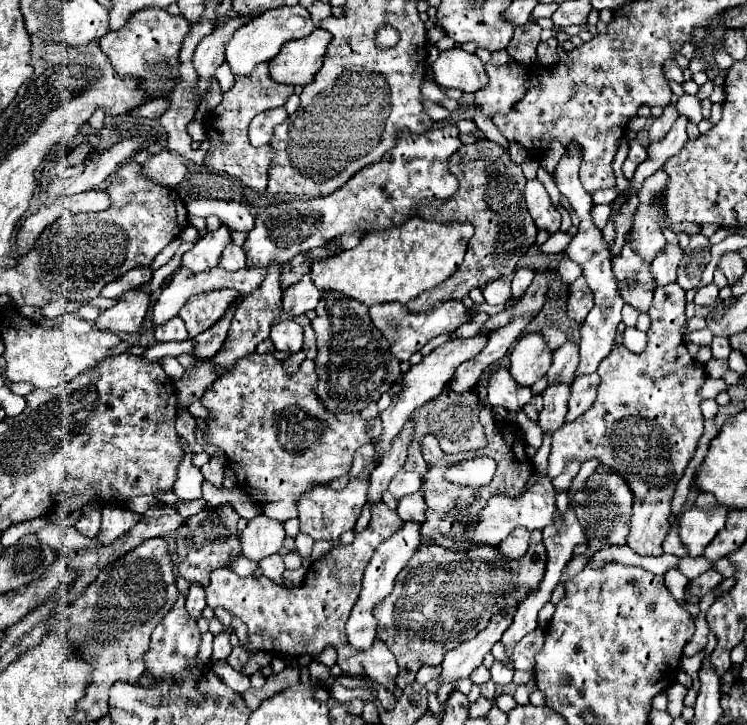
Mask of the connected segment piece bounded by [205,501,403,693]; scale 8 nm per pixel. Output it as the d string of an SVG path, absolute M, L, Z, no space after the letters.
M383 501L377 503L377 507L371 507L371 521L367 529L357 533L351 545L333 547L323 559L313 561L297 589L285 589L265 575L239 577L229 567L211 571L211 581L205 589L207 605L211 609L227 609L249 627L249 641L245 647L251 651L273 651L291 657L309 653L315 659L325 647L335 647L337 665L343 669L343 673L365 675L371 681L383 685L389 693L395 693L395 679L399 671L395 655L379 639L375 639L375 643L365 651L357 651L347 643L345 621L359 599L361 577L371 555L375 553L377 545L393 535L401 525L403 521L395 509L389 509Z

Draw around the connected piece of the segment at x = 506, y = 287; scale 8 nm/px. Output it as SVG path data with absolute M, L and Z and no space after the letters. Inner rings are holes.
M501 277L497 281L491 281L483 289L483 297L489 305L503 305L511 299L511 281L507 277Z

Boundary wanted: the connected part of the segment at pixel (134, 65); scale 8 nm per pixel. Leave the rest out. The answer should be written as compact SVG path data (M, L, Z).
M143 9L133 13L123 29L109 31L101 37L99 45L121 77L133 77L139 81L139 87L147 99L167 99L173 87L181 81L179 51L187 33L189 21L185 17L173 17L163 9Z

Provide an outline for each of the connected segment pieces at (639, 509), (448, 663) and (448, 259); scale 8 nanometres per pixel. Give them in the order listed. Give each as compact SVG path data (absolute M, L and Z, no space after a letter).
M677 285L657 287L651 309L649 343L643 353L631 353L615 345L601 361L601 377L595 403L573 423L565 423L551 437L547 477L555 479L571 461L597 459L601 467L621 475L633 491L633 515L627 545L639 555L661 555L661 543L669 533L671 501L687 463L703 433L699 411L699 387L707 379L703 365L689 355L683 341L685 291Z
M509 607L499 617L491 617L489 625L483 631L479 631L473 639L469 639L465 643L459 643L453 651L445 653L443 673L441 673L443 675L443 685L437 691L441 705L445 703L447 695L455 689L453 683L459 677L469 677L471 671L483 663L483 659L491 651L493 643L497 643L501 639L503 631L509 627L515 611L517 611L515 607Z
M413 215L413 219L407 219L401 227L369 231L369 235L361 237L355 249L333 255L321 263L313 263L309 275L317 289L335 289L365 305L387 301L409 303L419 293L437 287L457 271L471 235L473 225L469 221L437 223Z

